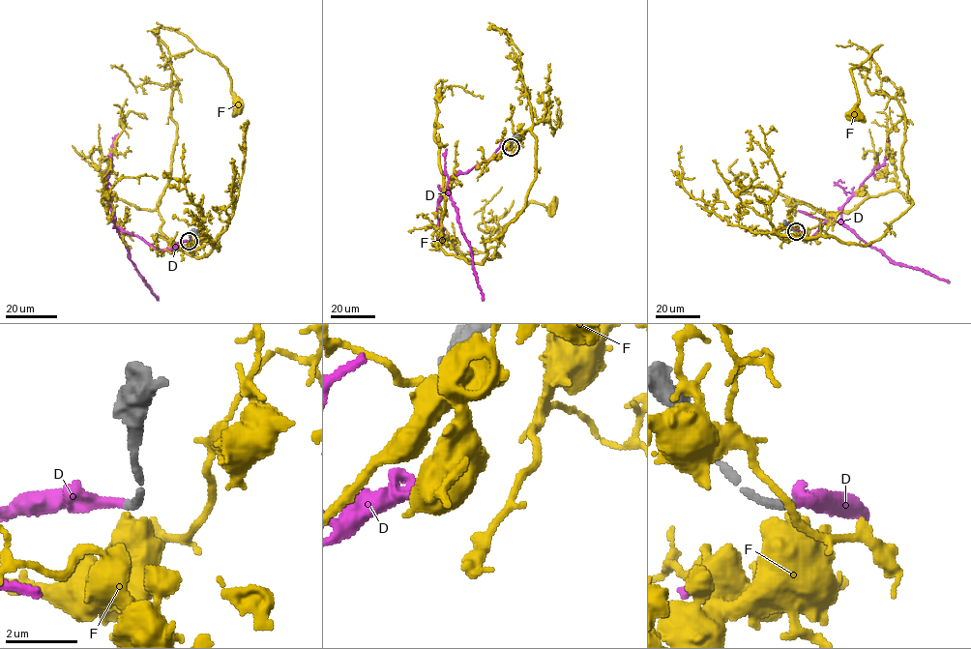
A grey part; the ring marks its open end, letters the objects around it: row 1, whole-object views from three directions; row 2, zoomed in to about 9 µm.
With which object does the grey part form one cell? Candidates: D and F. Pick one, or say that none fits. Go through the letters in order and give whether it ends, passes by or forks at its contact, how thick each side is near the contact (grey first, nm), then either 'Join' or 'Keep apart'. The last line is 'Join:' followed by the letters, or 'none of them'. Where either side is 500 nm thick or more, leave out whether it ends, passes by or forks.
D: It ends there. Thickness 220 nm (grey) against 240 nm. Join
F: Thickness 240 nm (grey) against 600 nm. Keep apart
Join: D

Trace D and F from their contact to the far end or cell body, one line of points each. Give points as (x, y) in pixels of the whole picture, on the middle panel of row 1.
D: (511, 147), (466, 172), (453, 175), (447, 186), (459, 226), (470, 247), (473, 269), (483, 300)
F: (511, 147), (530, 131), (535, 180), (483, 263), (501, 230), (480, 222), (552, 206)

